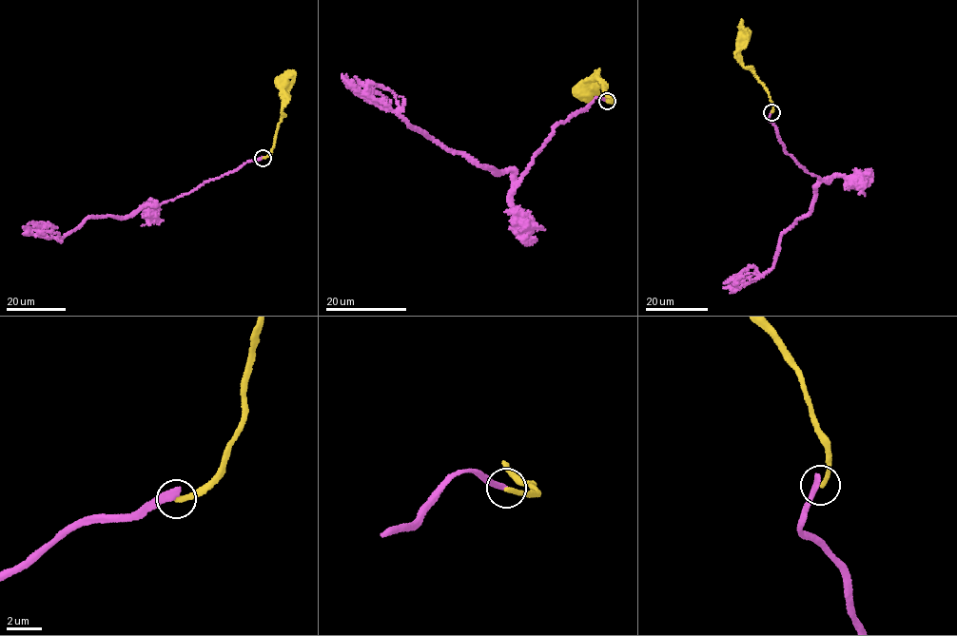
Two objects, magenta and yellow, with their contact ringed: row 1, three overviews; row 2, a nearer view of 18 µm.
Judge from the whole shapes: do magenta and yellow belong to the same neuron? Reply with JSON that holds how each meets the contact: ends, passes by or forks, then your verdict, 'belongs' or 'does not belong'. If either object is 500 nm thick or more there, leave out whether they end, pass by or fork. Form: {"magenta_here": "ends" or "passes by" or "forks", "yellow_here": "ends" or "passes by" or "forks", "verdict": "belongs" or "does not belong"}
{"magenta_here": "ends", "yellow_here": "ends", "verdict": "does not belong"}

